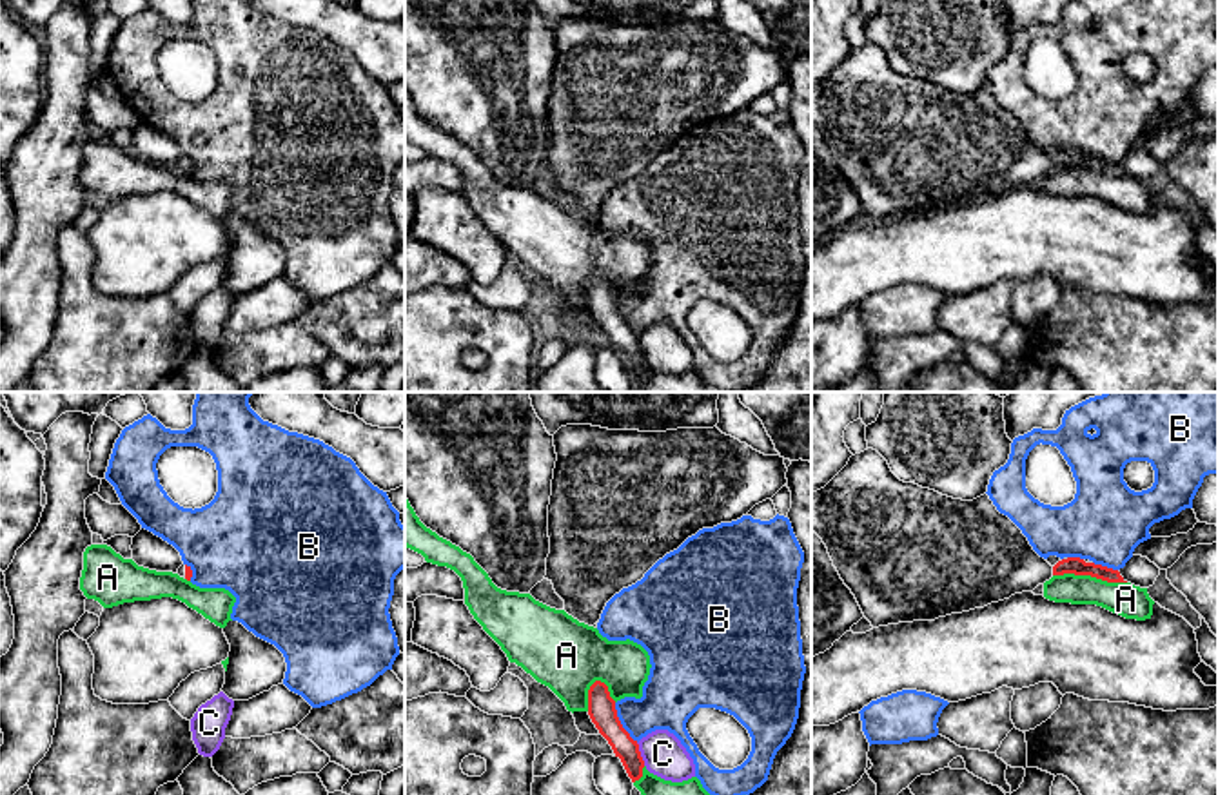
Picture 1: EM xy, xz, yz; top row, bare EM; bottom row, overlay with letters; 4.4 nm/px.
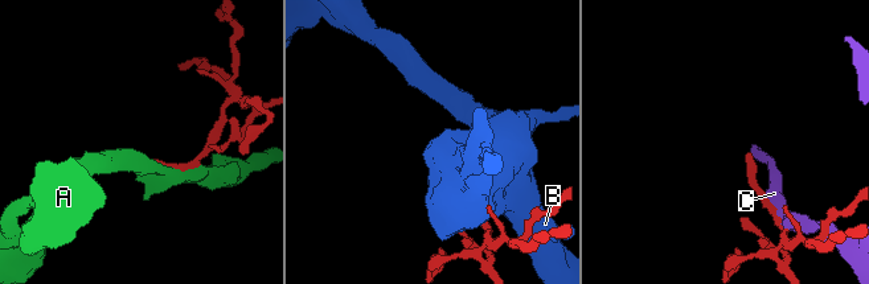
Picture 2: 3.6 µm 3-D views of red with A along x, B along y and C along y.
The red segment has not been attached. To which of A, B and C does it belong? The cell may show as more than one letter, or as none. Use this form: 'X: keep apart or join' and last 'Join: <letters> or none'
A: keep apart
B: keep apart
C: keep apart
Join: none

